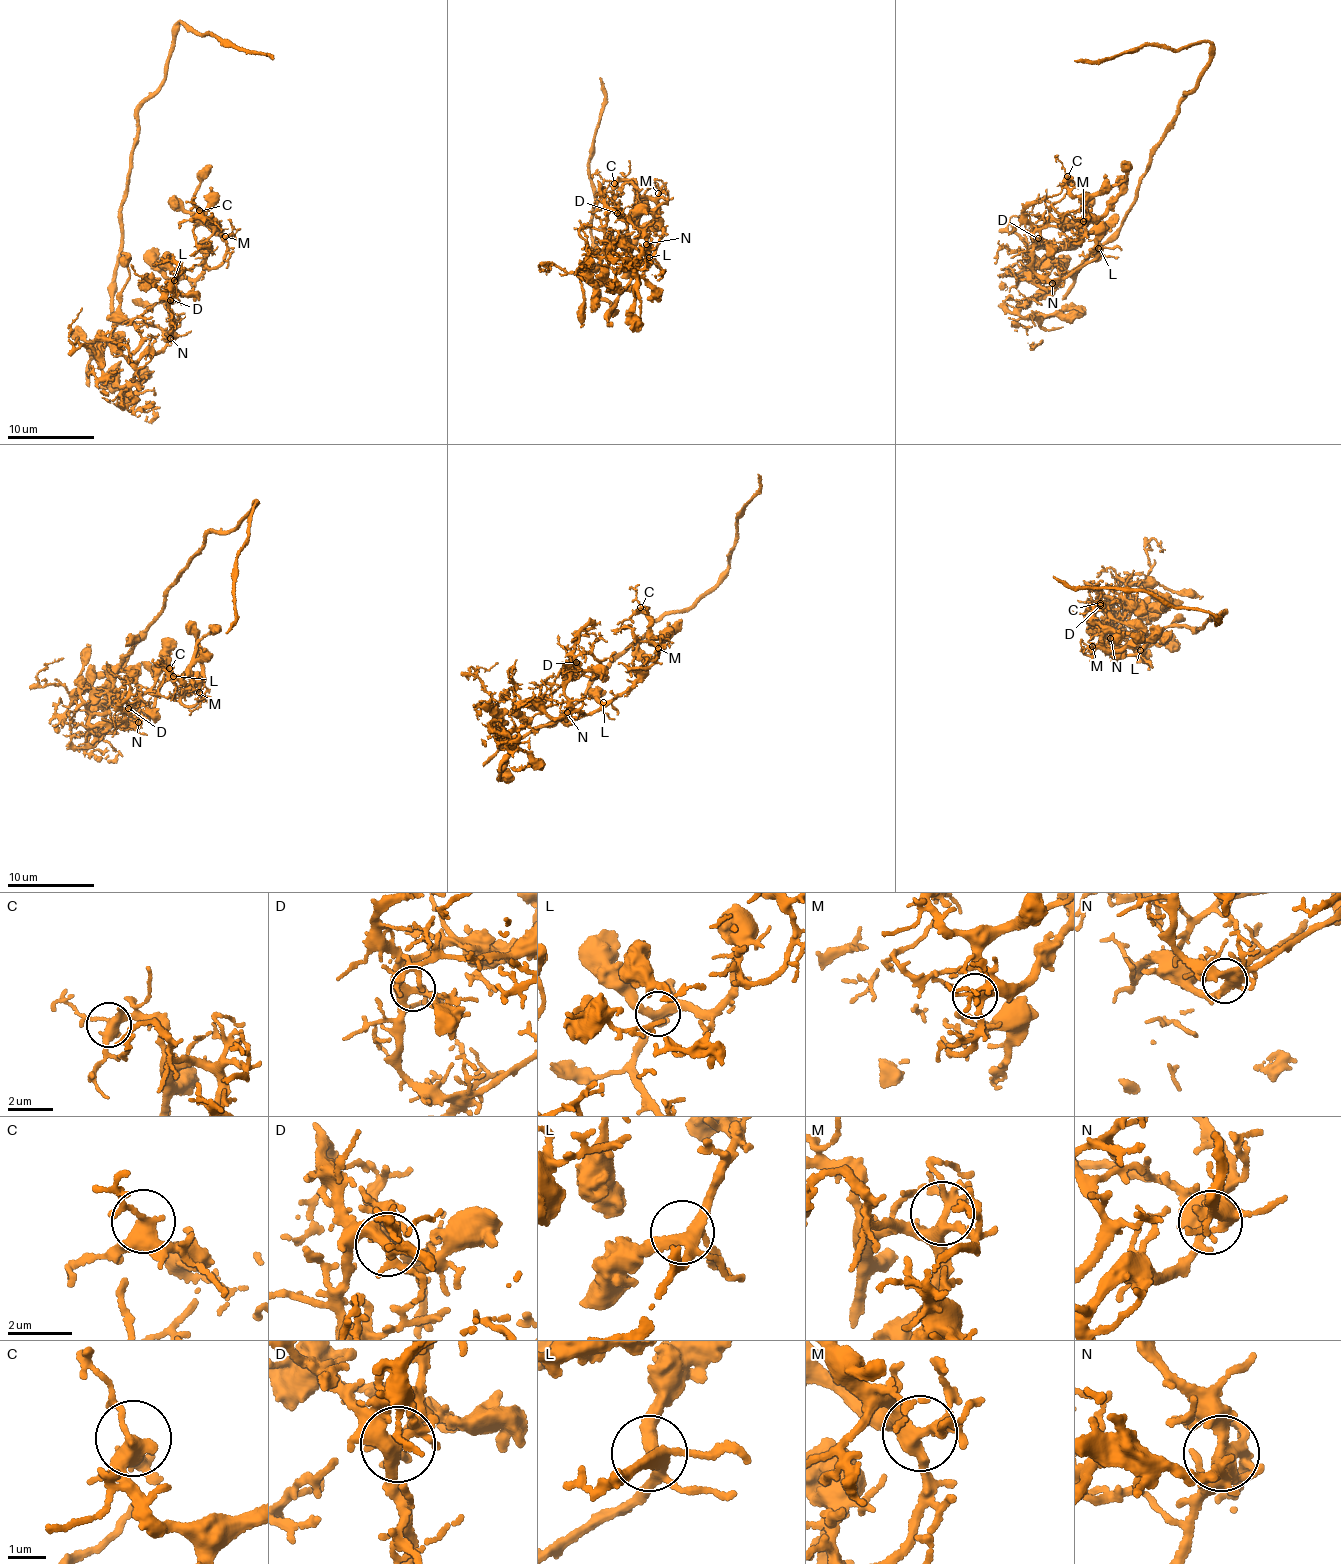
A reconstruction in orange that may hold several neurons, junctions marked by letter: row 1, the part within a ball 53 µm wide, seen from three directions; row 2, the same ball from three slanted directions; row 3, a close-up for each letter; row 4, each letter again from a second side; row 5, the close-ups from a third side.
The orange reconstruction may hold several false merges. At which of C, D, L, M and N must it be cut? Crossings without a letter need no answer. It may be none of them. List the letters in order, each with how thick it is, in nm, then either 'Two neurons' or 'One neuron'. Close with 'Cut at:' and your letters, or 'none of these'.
C: Thickness 380 nm. One neuron
D: Thickness 320 nm. One neuron
L: Thickness 340 nm. One neuron
M: Thickness 280 nm. One neuron
N: Thickness 440 nm. One neuron
Cut at: none of these

